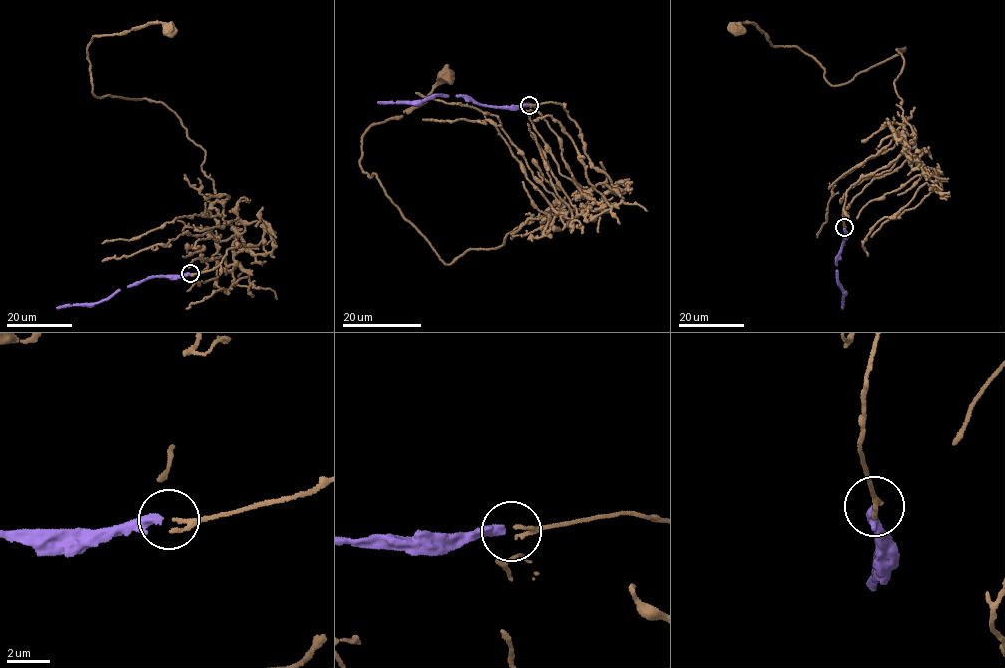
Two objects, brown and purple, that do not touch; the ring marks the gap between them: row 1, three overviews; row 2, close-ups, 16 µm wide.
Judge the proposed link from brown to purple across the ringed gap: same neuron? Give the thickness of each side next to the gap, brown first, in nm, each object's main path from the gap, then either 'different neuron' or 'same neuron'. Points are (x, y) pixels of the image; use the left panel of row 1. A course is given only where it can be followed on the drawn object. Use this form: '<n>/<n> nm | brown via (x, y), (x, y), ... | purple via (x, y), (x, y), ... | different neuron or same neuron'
160/360 nm | brown via (191, 274), (266, 252), (222, 218), (173, 111), (93, 93), (87, 53), (169, 30) | purple via (190, 274), (148, 276), (93, 304), (56, 308) | different neuron

